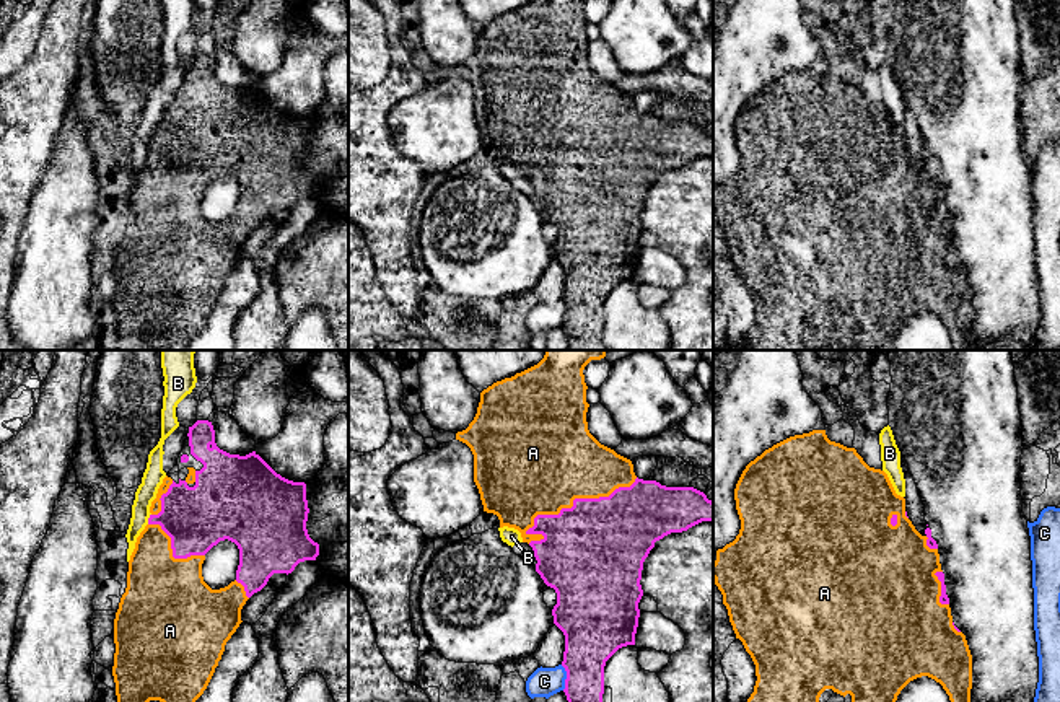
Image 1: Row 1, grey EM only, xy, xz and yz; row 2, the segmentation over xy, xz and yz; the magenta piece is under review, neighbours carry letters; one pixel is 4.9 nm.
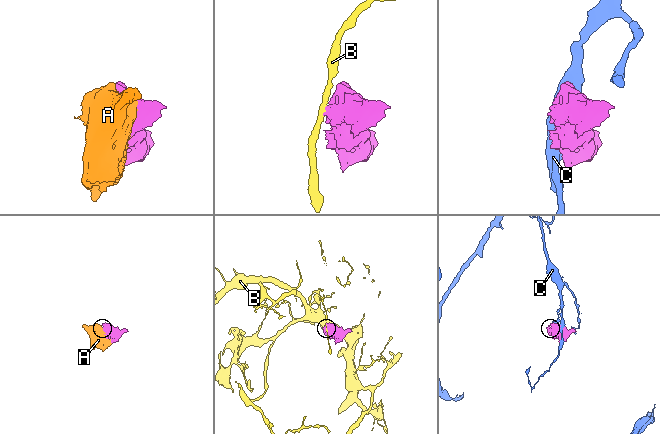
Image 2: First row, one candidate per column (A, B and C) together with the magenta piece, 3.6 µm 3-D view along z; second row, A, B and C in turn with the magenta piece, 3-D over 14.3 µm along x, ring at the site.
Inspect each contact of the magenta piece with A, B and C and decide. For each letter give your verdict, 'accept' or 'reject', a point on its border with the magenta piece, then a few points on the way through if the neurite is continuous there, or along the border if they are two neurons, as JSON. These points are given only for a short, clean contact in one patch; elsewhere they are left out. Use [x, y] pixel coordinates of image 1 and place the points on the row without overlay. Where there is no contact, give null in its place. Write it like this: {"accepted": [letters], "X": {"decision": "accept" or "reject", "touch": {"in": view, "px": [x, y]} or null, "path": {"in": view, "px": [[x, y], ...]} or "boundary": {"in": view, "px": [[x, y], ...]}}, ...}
{"accepted": ["A"], "A": {"decision": "accept", "touch": {"in": "xz", "px": [565, 144]}}, "B": {"decision": "reject", "touch": {"in": "xy", "px": [148, 153]}, "boundary": {"in": "xy", "px": [[150, 149], [147, 158]]}}, "C": {"decision": "reject", "touch": {"in": "xz", "px": [567, 313]}}}

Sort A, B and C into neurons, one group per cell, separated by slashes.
A / B / C

